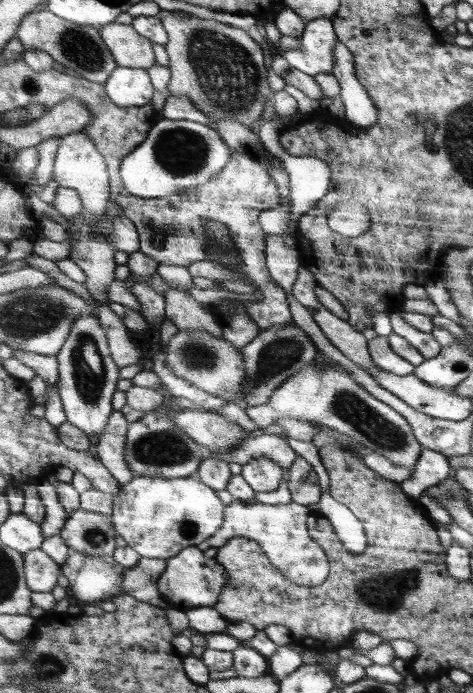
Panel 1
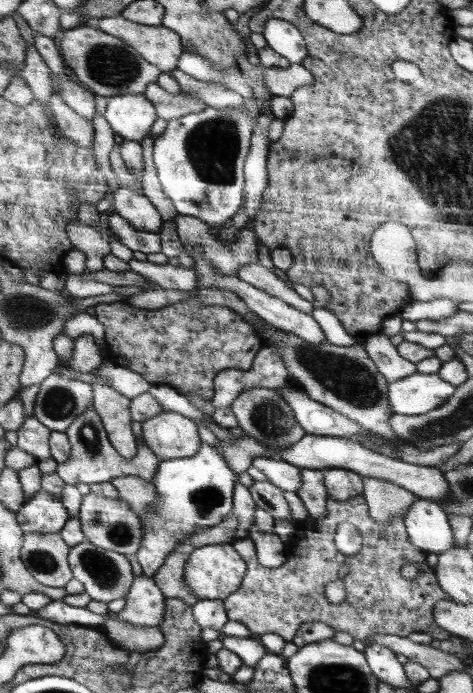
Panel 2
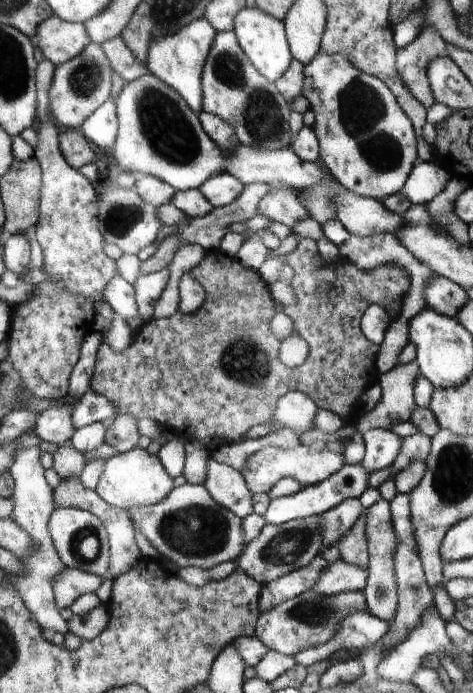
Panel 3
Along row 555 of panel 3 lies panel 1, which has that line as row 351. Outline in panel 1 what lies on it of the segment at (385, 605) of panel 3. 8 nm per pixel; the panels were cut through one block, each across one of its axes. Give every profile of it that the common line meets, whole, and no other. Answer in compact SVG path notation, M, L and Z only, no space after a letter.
M378 335L368 342L372 360L378 368L398 376L414 375L417 366L396 354L390 347L388 337Z

